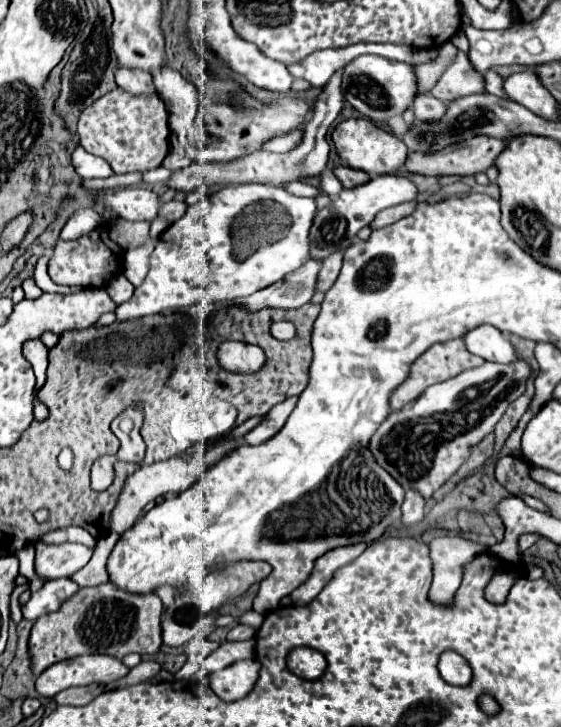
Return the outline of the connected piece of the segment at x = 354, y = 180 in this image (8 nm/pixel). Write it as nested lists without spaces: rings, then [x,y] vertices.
[[[335,167],[333,169],[335,177],[343,183],[345,189],[353,189],[353,187],[359,187],[361,183],[367,183],[371,177],[363,171],[357,171],[357,169],[349,169],[349,167]]]

